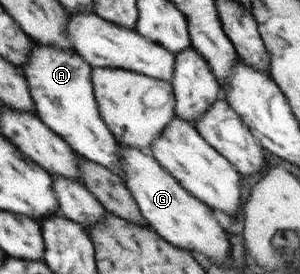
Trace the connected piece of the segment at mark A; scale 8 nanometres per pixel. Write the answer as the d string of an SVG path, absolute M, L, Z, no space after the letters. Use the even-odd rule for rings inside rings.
M34 43L21 73L28 84L39 119L70 145L78 156L125 177L117 154L117 139L102 119L93 93L91 69L77 52Z

